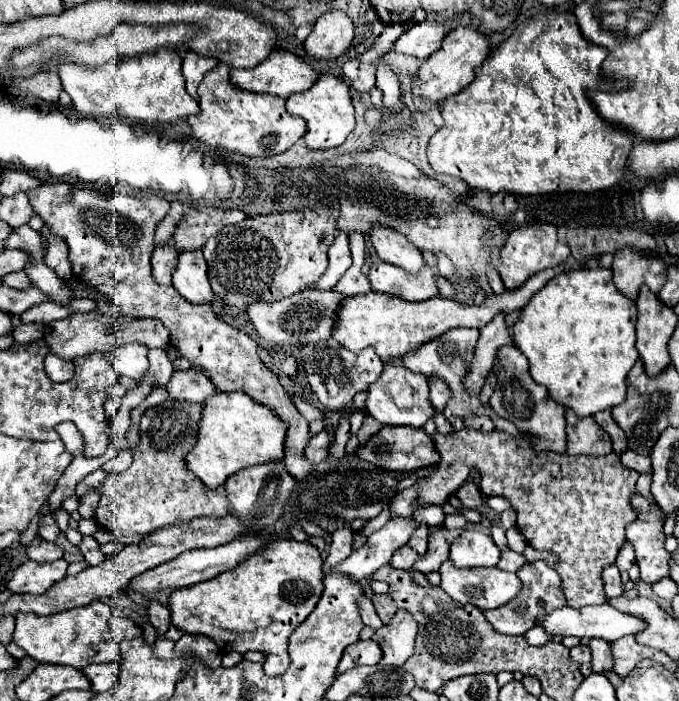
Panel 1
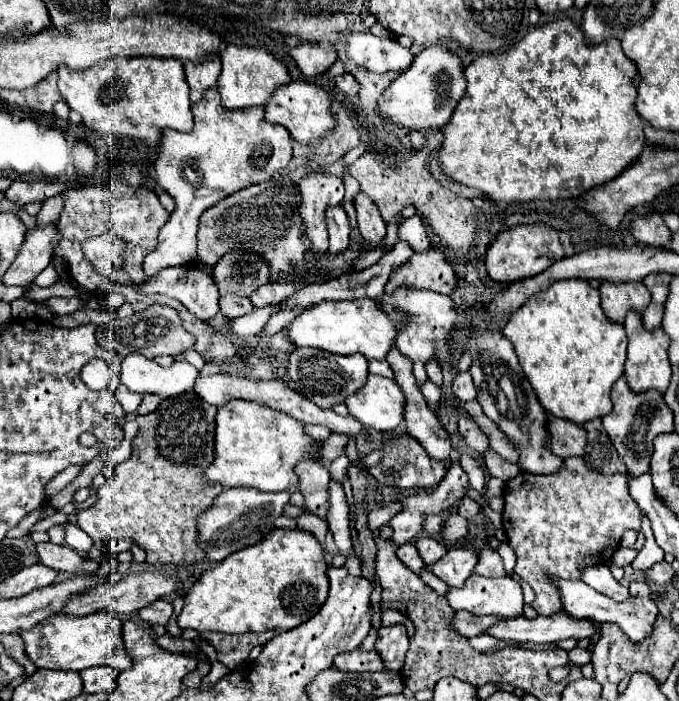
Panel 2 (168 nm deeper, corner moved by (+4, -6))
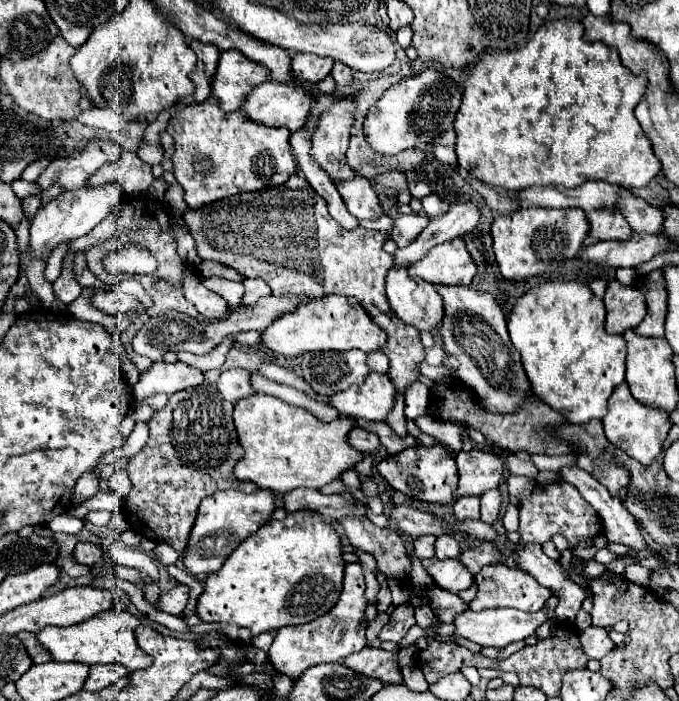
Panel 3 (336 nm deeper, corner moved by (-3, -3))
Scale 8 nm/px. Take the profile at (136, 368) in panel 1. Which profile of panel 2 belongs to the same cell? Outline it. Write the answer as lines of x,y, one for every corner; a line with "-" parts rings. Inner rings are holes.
140,353
126,355
120,369
120,381
130,391
156,393
164,399
190,391
196,377
198,369
186,361
176,361
164,369

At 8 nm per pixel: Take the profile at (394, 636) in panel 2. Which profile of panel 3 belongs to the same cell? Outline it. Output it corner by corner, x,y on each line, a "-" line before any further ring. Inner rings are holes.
401,604
395,606
391,610
391,618
389,622
381,628
379,632
379,640
391,640
391,642
399,642
407,630
415,624
415,608
411,604

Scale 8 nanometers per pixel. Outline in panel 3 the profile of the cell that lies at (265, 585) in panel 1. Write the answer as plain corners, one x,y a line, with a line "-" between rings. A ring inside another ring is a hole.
293,512
283,520
267,522
253,536
245,538
245,542
241,542
225,560
221,570
207,578
205,590
197,602
197,616
203,622
233,622
249,628
253,634
279,630
281,626
305,624
327,614
337,604
343,590
343,570
345,560
335,528
317,512

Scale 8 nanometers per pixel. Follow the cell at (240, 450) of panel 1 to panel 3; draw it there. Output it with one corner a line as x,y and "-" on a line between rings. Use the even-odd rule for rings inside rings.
251,394
235,404
233,420
239,442
245,448
245,456
235,466
235,476
251,480
259,488
281,494
299,486
319,490
341,478
343,472
353,470
365,456
347,442
355,426
353,416
339,414
333,422
323,422
309,410
291,406
275,396

